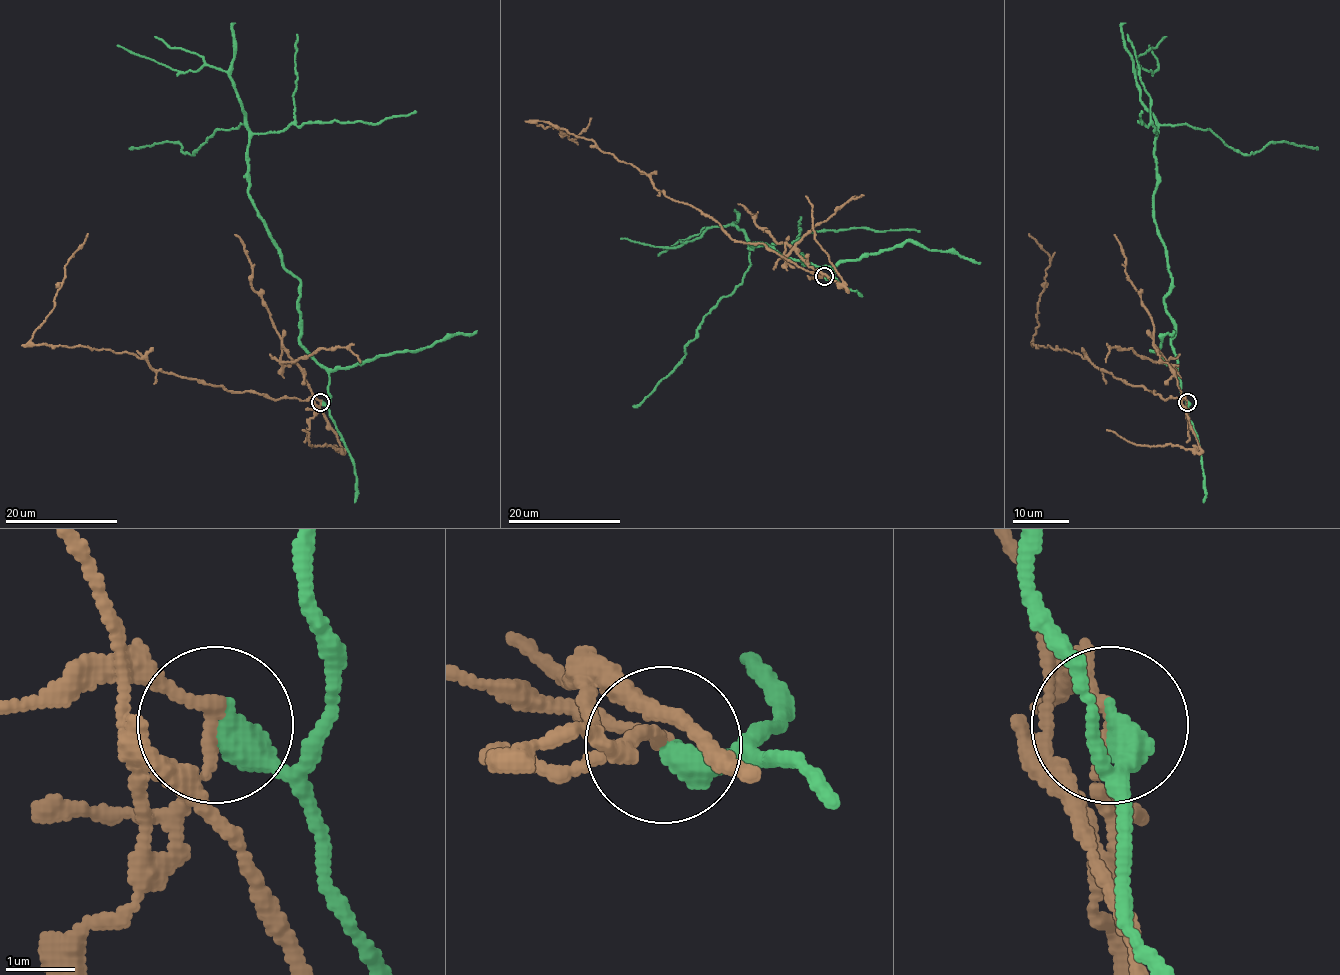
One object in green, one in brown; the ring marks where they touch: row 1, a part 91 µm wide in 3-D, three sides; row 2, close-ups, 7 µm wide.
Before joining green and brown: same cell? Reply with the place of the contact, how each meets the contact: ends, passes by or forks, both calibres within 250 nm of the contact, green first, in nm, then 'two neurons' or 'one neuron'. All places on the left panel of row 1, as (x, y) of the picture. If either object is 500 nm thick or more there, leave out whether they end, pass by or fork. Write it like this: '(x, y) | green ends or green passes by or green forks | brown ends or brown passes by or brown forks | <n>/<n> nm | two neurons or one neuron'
(320, 402) | green ends | brown forks | 440/140 nm | two neurons

